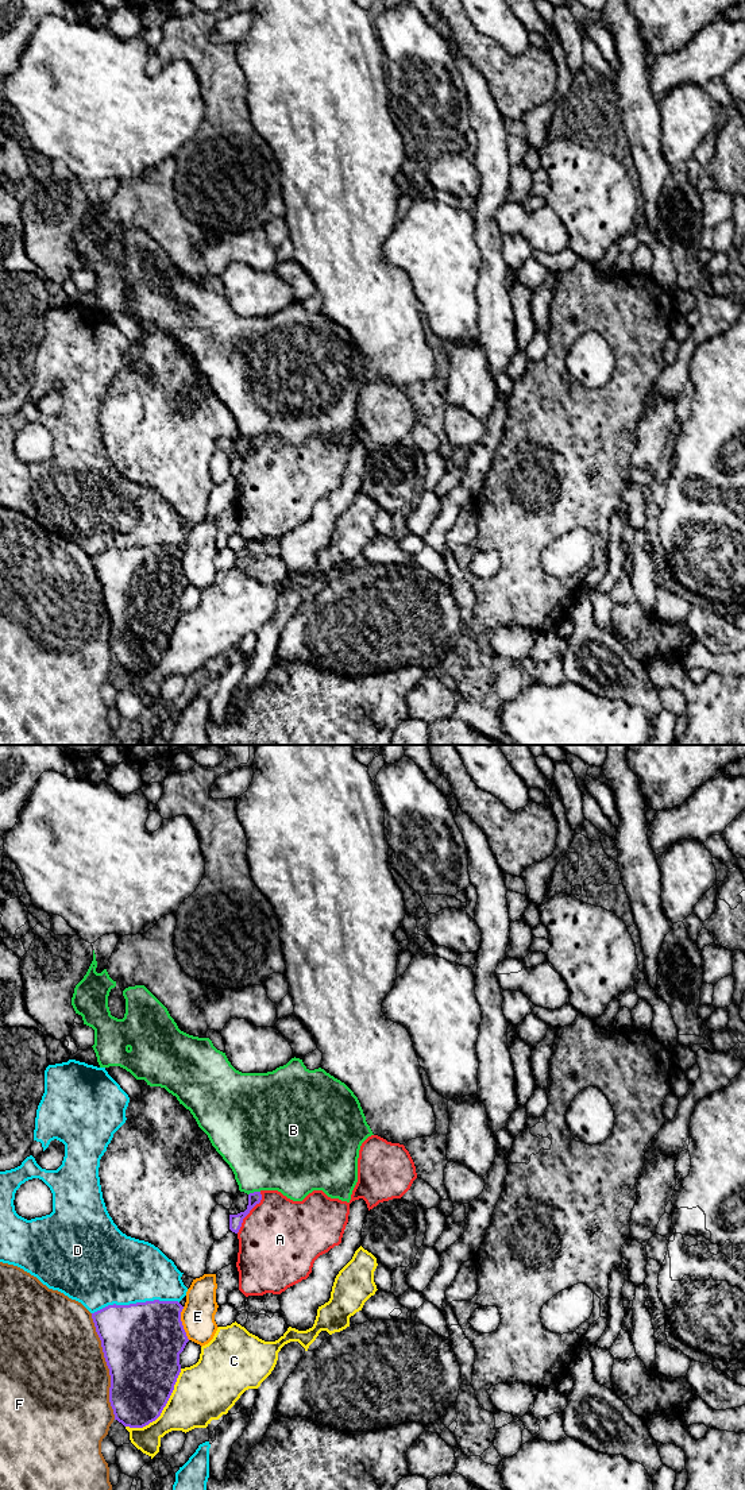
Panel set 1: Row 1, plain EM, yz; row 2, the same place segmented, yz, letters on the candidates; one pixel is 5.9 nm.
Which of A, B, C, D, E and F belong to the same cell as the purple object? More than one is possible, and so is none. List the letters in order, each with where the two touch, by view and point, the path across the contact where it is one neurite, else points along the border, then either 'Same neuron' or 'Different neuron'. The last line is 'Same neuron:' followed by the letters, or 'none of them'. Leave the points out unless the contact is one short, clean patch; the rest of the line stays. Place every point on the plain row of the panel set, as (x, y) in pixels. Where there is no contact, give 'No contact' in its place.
A: Touches purple at yz (249, 456). Different neuron
B: Touches purple at yz (254, 436). Different neuron
C: Touches purple at yz (162, 653). Different neuron
D: Touches purple at yz (136, 547). Different neuron
E: Touches purple at yz (181, 567). Different neuron
F: Touches purple at yz (107, 609). Different neuron
Same neuron: none of them

